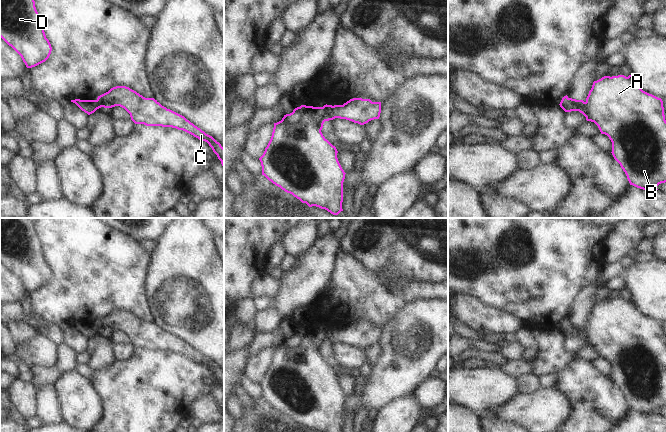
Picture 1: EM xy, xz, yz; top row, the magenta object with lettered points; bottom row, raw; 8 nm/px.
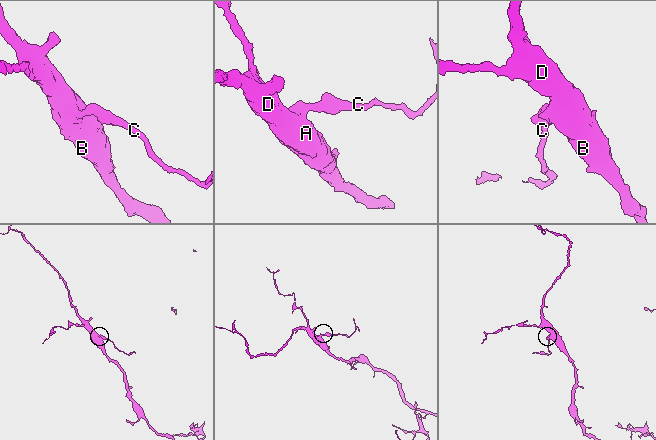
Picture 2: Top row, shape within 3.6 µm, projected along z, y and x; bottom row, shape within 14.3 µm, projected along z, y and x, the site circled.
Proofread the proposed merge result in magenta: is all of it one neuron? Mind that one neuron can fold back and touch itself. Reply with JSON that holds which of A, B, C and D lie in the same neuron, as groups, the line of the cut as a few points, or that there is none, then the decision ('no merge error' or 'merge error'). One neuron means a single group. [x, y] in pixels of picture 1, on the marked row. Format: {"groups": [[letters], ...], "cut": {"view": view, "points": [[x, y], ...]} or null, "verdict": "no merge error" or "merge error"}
{"groups": [["A", "B", "C", "D"]], "cut": null, "verdict": "no merge error"}

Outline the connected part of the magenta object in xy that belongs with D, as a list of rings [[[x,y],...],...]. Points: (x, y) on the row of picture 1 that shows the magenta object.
[[[0,0],[0,37],[21,56],[27,68],[45,62],[52,51],[34,0]]]

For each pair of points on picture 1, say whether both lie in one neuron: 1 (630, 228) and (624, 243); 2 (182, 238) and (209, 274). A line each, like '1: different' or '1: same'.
1: same
2: same

